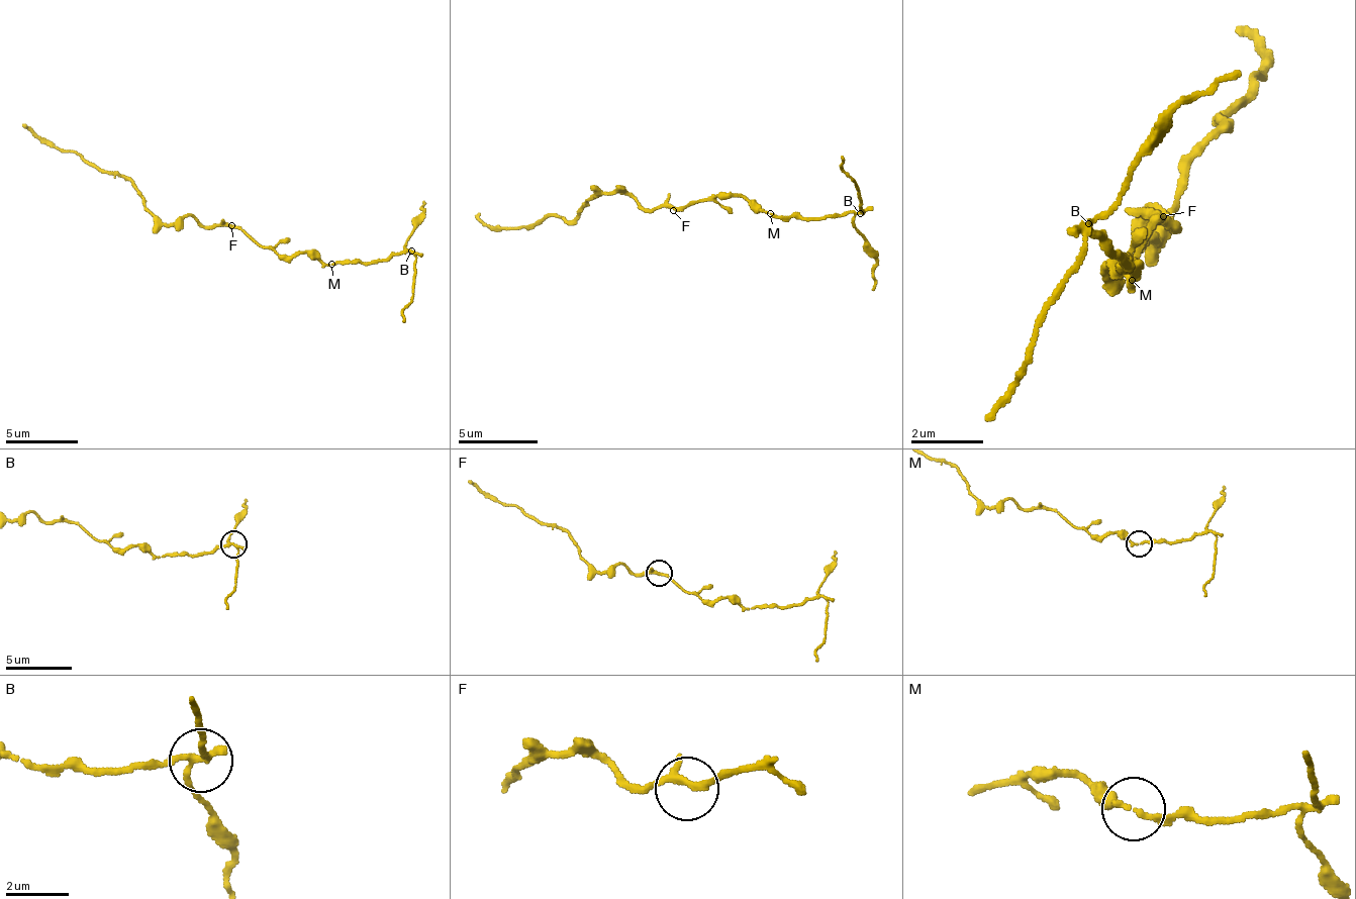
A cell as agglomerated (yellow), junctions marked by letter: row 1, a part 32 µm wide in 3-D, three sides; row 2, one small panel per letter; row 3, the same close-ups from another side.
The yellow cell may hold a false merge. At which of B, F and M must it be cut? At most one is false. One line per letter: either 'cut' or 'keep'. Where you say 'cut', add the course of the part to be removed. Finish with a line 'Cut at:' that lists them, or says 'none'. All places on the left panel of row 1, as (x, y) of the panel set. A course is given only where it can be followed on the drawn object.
B: cut; foreign part runs (410, 250), (413, 264), (412, 304), (403, 310), (403, 322)
F: keep
M: keep
Cut at: B

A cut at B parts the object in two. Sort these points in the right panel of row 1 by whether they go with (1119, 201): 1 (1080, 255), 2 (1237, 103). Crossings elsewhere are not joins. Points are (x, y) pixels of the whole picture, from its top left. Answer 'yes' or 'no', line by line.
1: yes
2: no

